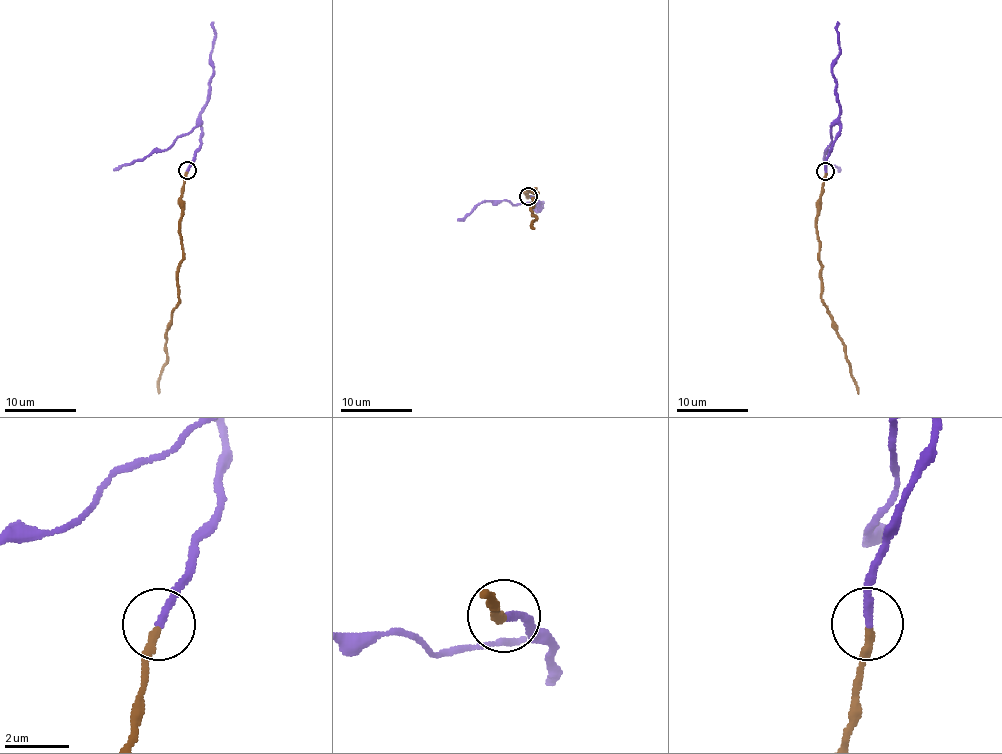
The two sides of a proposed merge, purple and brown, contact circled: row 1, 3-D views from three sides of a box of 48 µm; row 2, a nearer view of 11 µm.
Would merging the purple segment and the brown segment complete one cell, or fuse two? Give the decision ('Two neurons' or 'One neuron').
Two neurons

